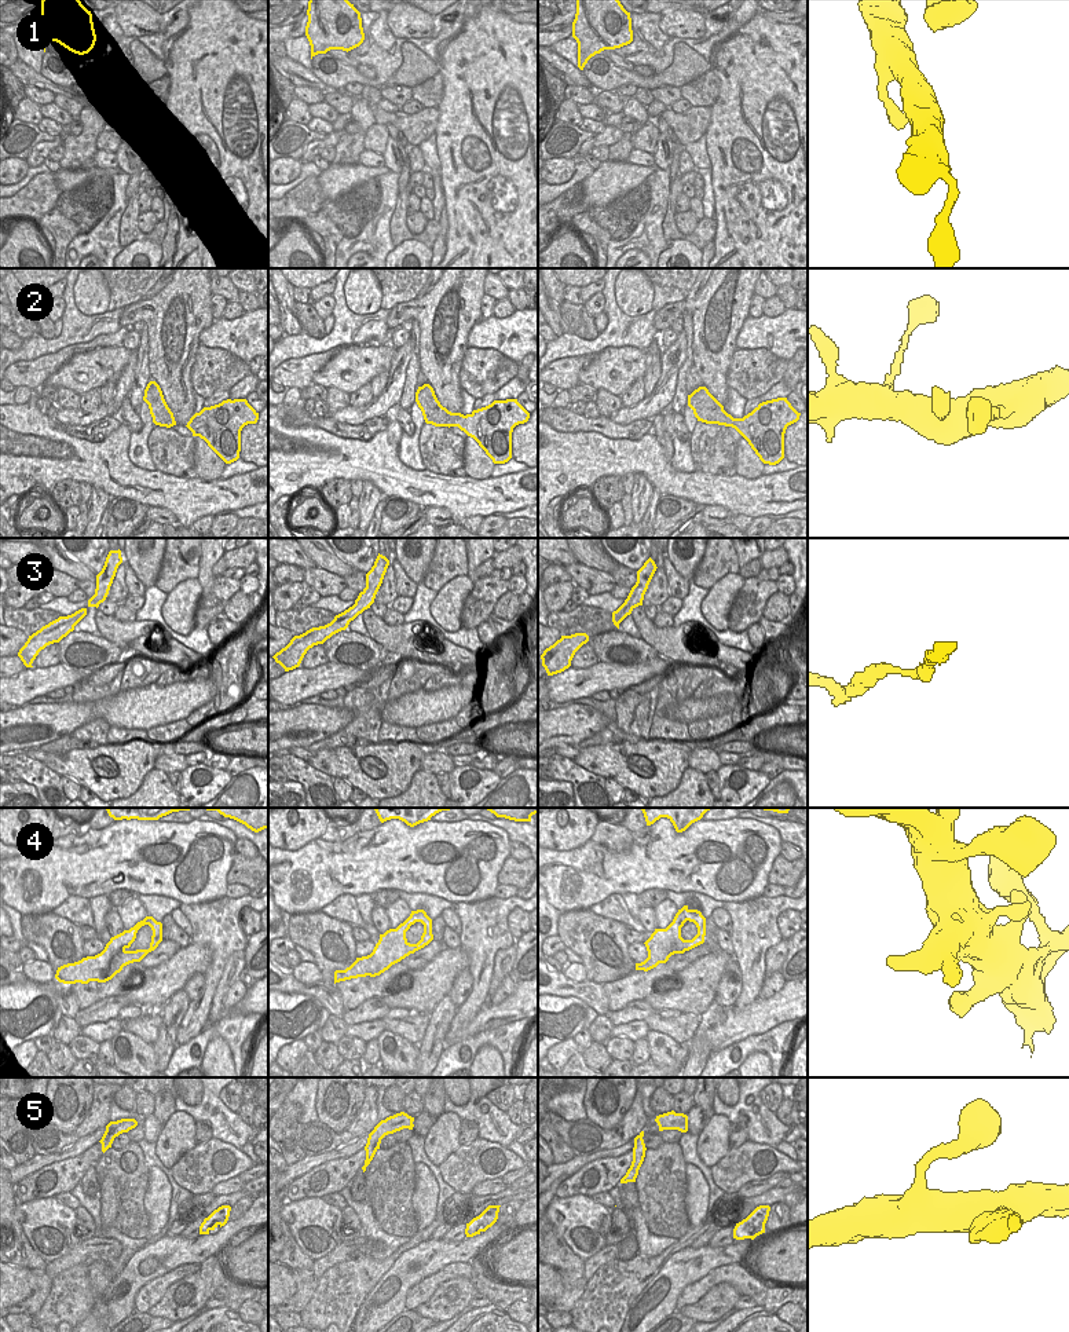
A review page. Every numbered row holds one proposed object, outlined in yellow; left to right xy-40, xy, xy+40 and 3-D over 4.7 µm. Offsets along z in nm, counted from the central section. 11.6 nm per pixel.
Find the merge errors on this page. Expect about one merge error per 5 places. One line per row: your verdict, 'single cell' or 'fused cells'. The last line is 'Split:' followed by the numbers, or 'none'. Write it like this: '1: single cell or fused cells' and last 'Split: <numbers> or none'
1: single cell
2: single cell
3: single cell
4: single cell
5: single cell
Split: none

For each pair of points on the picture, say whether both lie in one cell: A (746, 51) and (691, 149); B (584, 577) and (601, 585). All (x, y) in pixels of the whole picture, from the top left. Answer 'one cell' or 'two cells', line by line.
A: two cells
B: one cell

